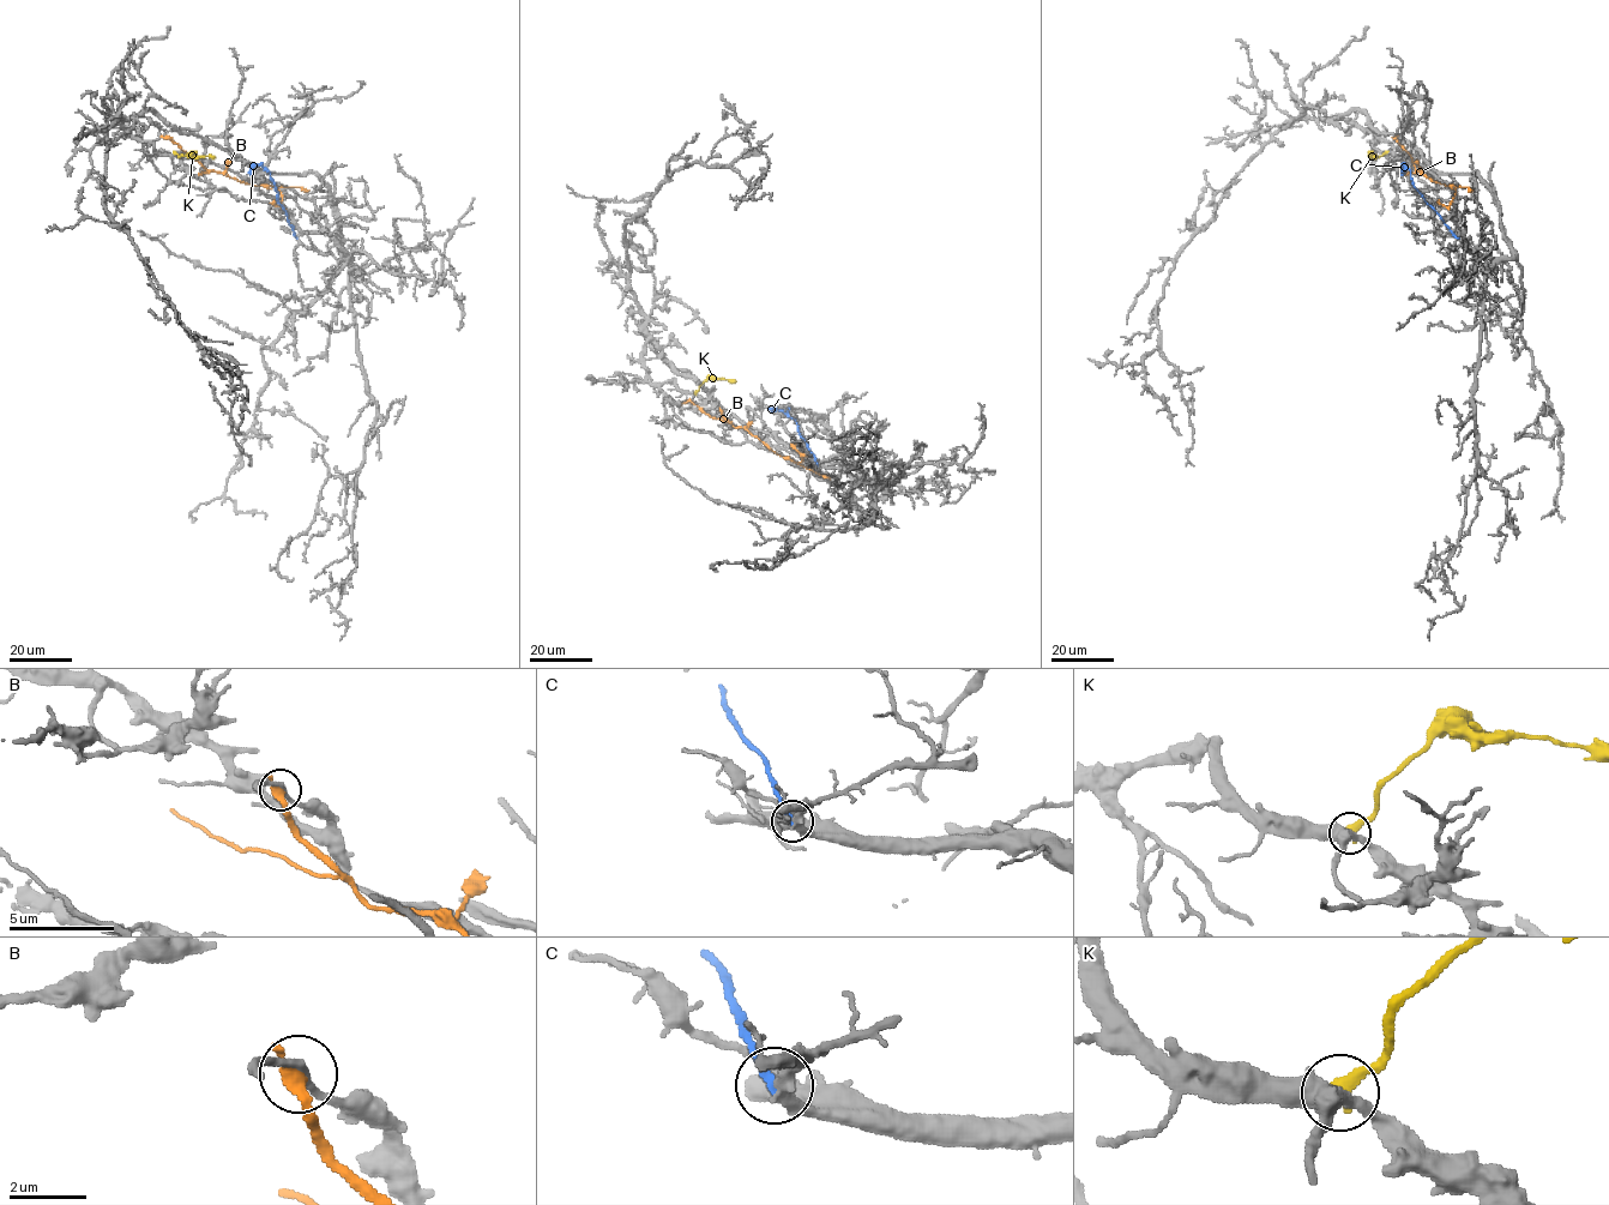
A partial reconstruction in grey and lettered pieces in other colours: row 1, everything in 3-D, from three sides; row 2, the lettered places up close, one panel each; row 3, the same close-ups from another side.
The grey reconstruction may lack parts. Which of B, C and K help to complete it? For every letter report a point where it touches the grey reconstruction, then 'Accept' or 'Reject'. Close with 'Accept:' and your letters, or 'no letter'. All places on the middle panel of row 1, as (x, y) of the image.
B: Touches grey at (721, 409). Reject
C: Touches grey at (818, 464). Reject
K: Touches grey at (694, 393). Reject
Accept: no letter

